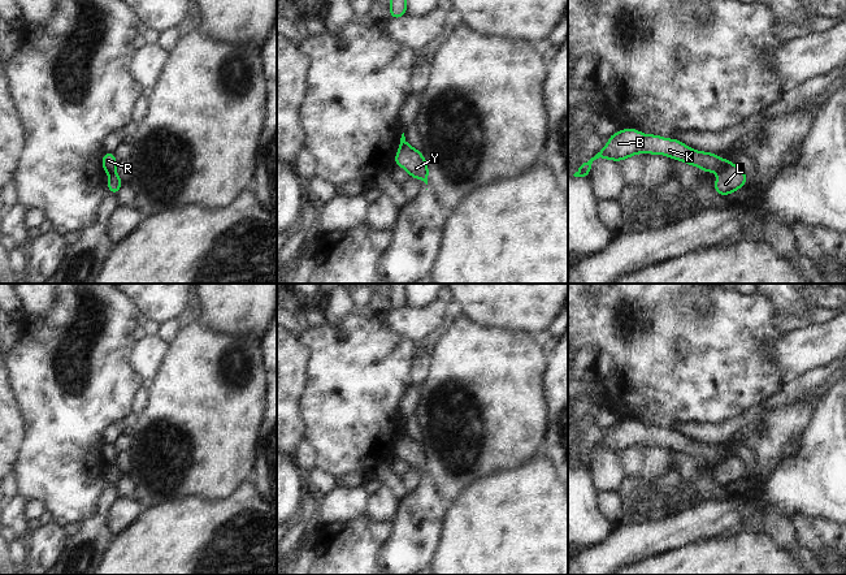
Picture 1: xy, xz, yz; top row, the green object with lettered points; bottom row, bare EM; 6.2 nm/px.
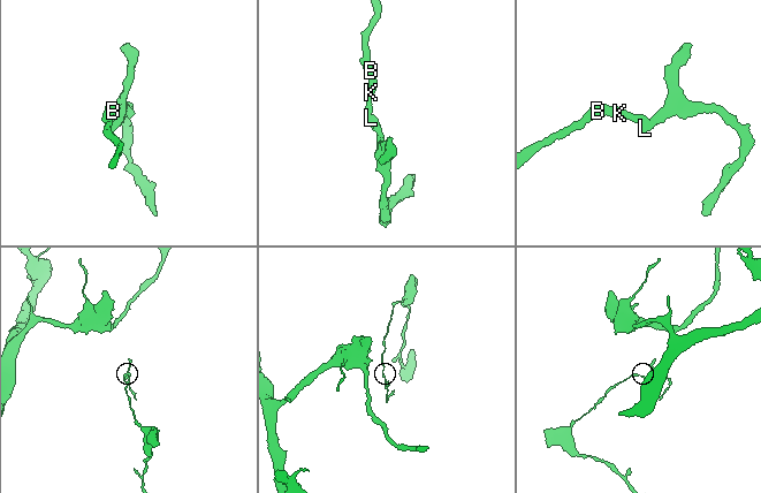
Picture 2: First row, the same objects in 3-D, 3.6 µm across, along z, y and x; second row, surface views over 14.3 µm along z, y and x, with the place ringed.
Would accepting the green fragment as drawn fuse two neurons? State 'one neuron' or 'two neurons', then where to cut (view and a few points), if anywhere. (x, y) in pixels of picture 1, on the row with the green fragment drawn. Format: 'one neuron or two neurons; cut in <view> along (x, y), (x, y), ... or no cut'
two neurons; cut in yz along (729, 161), (719, 173)

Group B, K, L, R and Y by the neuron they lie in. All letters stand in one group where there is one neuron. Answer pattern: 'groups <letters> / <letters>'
groups B K R / L Y

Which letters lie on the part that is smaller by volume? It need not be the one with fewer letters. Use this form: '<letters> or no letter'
L, Y

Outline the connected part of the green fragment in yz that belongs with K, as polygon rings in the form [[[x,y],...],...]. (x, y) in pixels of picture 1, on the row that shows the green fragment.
[[[635,129],[619,130],[609,135],[609,142],[589,161],[582,163],[574,177],[589,177],[594,160],[603,157],[621,161],[635,154],[660,154],[686,164],[695,165],[703,172],[723,172],[730,160],[721,159],[711,152],[700,152],[685,146],[677,139],[667,139],[659,135],[645,135]]]

